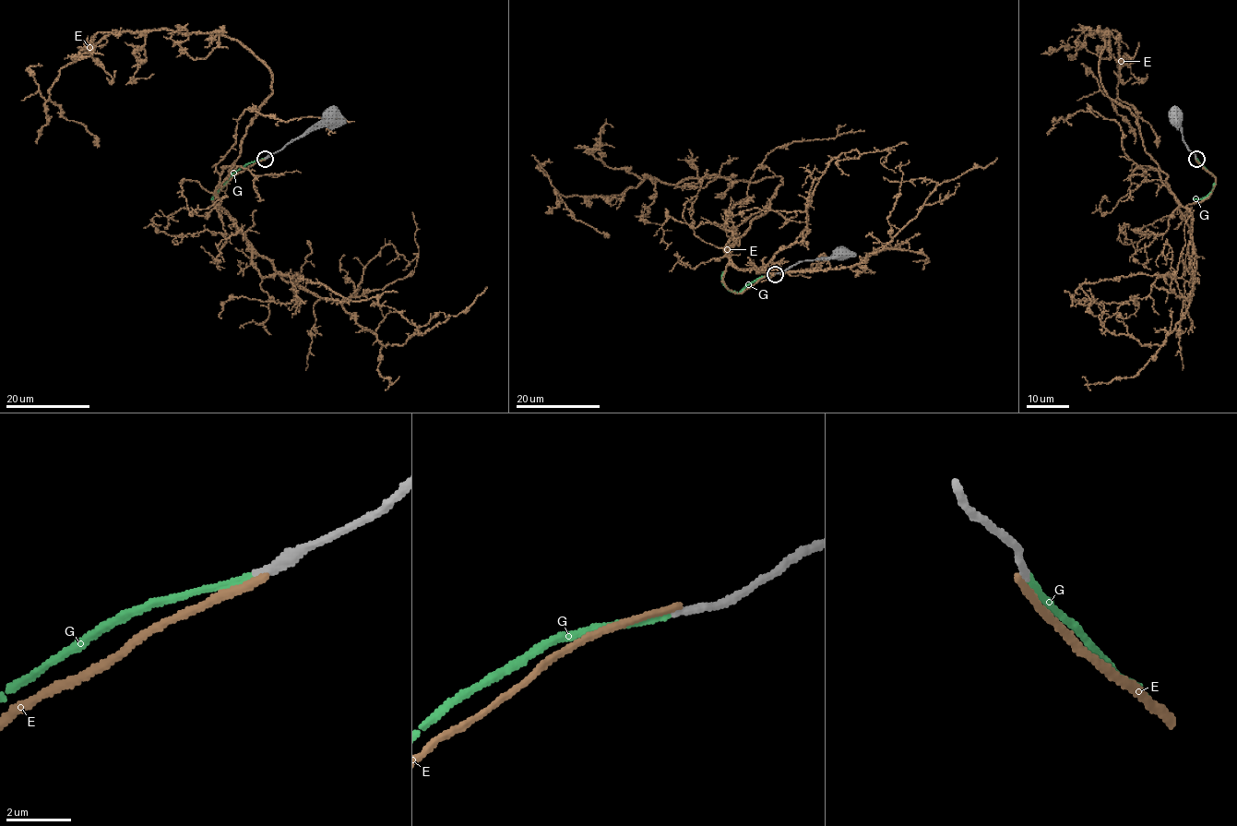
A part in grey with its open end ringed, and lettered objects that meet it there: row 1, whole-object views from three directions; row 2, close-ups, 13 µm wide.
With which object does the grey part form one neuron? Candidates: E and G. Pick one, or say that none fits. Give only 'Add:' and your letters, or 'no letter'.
Add: G

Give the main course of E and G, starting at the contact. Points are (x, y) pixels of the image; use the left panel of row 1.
E: (266, 158), (213, 201), (272, 85), (269, 69), (218, 31), (112, 30), (59, 70), (50, 99), (99, 147)
G: (265, 158), (245, 163), (213, 198)

